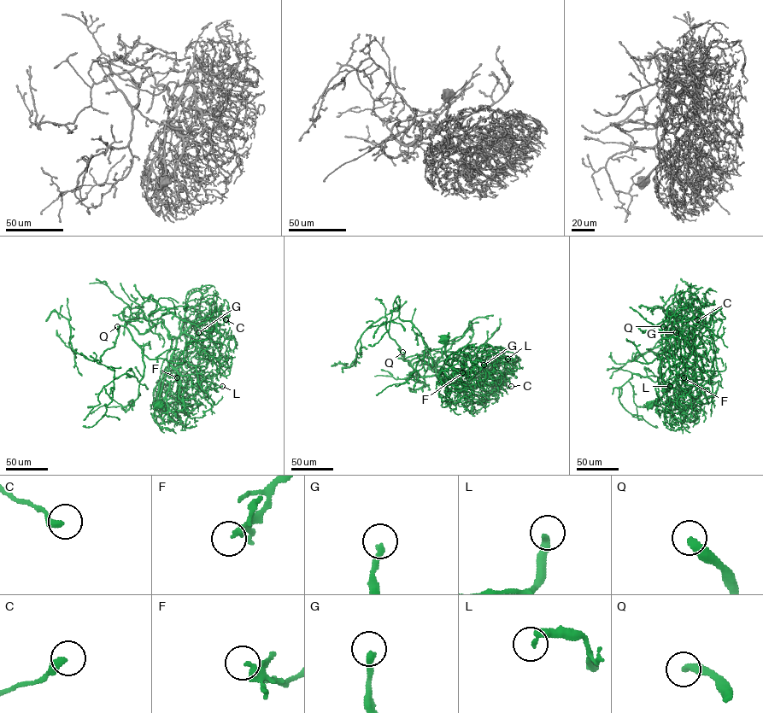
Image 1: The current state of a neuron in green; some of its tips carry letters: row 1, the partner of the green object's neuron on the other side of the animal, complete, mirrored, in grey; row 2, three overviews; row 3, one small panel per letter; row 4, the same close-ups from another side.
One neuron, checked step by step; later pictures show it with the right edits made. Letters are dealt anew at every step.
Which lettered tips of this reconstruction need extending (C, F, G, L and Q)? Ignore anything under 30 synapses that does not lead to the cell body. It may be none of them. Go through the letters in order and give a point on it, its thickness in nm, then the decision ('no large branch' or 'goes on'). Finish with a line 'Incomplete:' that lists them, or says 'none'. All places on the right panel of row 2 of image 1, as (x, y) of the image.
C: (697, 319) | 320 nm | no large branch
F: (683, 377) | 190 nm | no large branch
G: (676, 332) | 240 nm | no large branch
L: (670, 386) | 320 nm | no large branch
Q: (663, 326) | 300 nm | goes on
Incomplete: Q

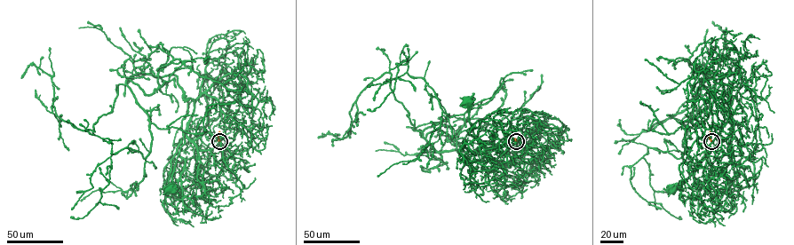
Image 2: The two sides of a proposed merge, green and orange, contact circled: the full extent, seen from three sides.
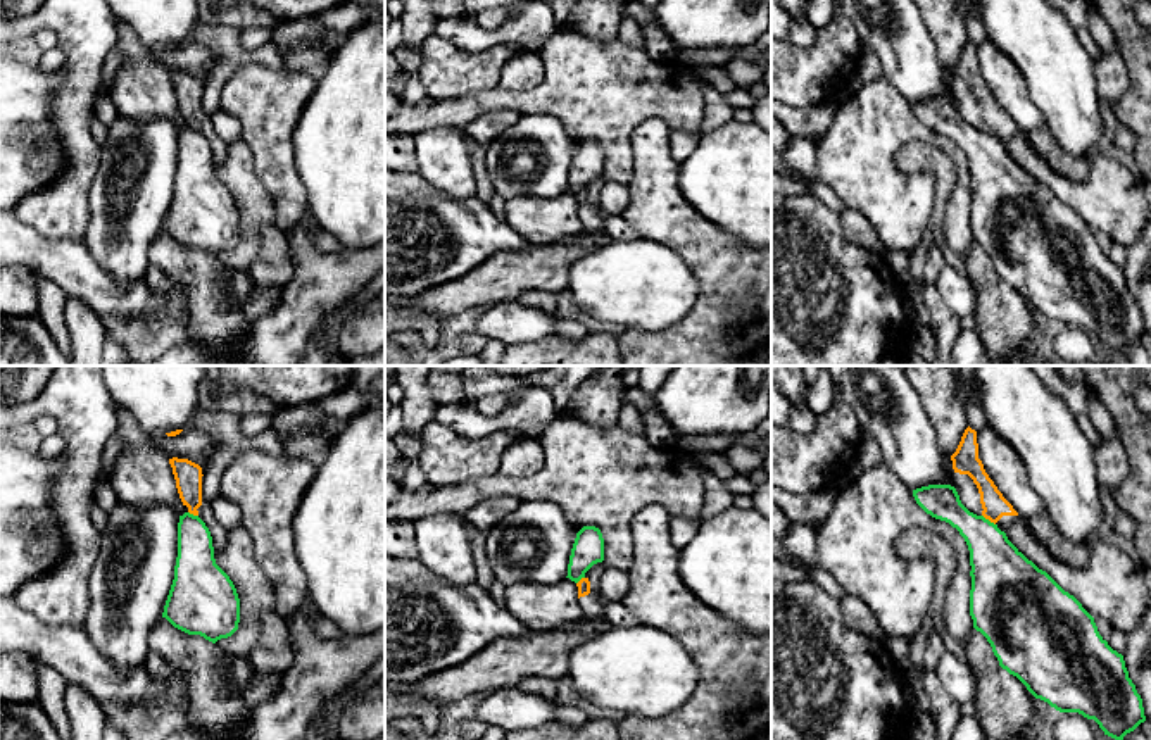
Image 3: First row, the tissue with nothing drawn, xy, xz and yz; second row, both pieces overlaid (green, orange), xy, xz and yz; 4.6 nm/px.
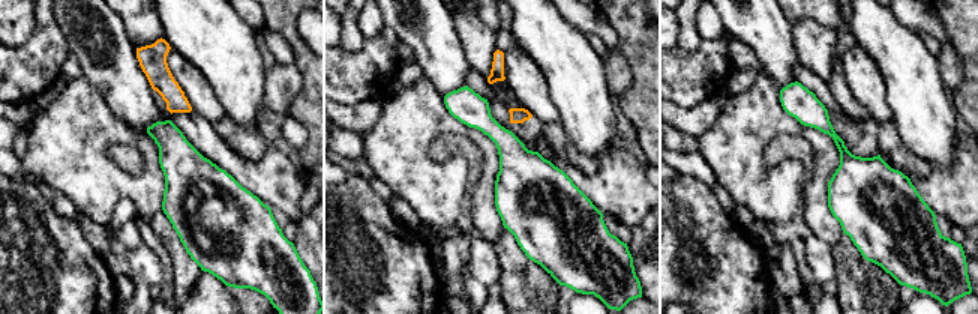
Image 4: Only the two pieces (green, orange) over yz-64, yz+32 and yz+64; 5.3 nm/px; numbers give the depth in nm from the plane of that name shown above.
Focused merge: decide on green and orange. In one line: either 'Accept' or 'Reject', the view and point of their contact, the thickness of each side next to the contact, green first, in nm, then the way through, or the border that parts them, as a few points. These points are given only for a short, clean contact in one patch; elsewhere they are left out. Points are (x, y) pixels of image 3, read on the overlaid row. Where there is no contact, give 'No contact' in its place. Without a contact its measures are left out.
Reject. Touches green at yz (987, 520). Thickness 260 nm (green) against 120 nm. Boundary: yz (982, 514), (994, 525)

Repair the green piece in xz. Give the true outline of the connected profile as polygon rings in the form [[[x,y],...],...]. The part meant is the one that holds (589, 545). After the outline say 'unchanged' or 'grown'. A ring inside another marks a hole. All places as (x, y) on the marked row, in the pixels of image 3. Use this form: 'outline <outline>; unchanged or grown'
outline [[[583,526],[575,538],[568,576],[571,581],[578,583],[585,578],[585,573],[597,562],[604,561],[604,538],[599,528]]]; unchanged

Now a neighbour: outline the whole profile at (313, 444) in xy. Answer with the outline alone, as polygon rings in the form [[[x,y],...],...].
[[[330,421],[314,430],[300,428],[299,433],[280,436],[280,440],[288,457],[309,457],[318,461],[328,450],[338,426],[338,423]]]

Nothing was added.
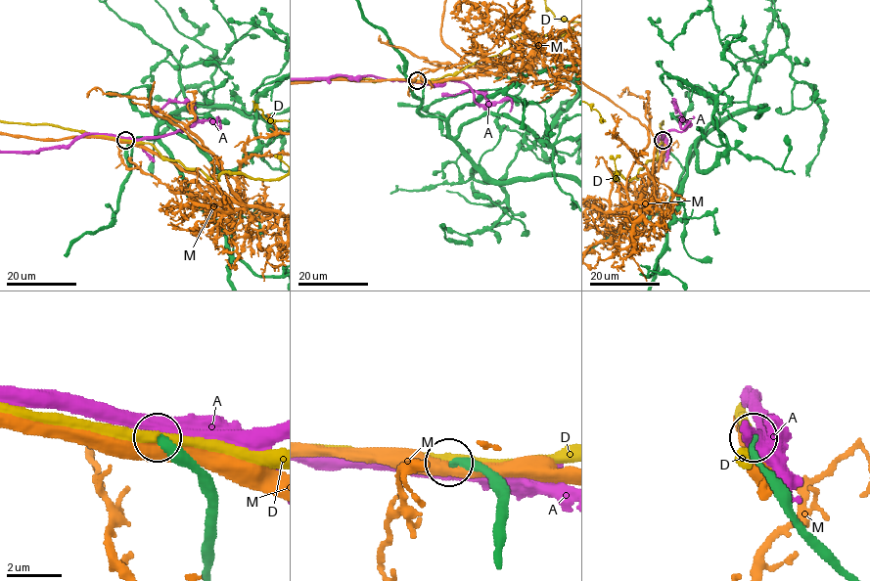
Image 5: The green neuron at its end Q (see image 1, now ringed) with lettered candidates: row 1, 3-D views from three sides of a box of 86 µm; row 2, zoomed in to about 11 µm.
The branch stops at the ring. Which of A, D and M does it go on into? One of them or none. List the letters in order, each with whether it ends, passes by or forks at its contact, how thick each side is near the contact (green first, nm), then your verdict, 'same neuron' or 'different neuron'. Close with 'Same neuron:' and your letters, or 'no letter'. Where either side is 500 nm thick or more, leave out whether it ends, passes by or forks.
A: it passes by; calibres 280 and 440 nm; different neuron
D: it passes by; calibres 420 and 340 nm; different neuron
M: calibres 460 and 500 nm; different neuron
Same neuron: no letter

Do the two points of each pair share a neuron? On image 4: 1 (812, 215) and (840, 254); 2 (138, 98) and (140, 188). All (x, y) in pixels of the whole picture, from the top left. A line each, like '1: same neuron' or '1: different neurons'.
1: different neurons
2: different neurons

